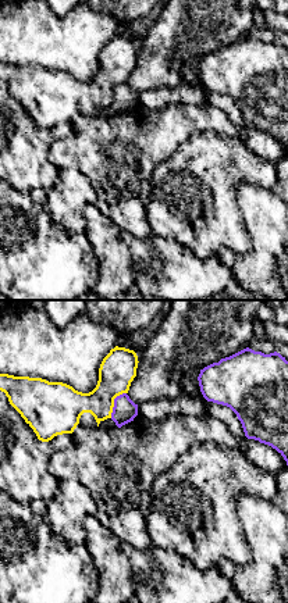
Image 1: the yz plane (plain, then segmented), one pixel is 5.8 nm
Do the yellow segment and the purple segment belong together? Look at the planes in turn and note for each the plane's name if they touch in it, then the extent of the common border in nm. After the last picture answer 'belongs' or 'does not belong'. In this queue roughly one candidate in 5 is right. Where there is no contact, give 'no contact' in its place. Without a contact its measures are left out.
yz | 180 nm

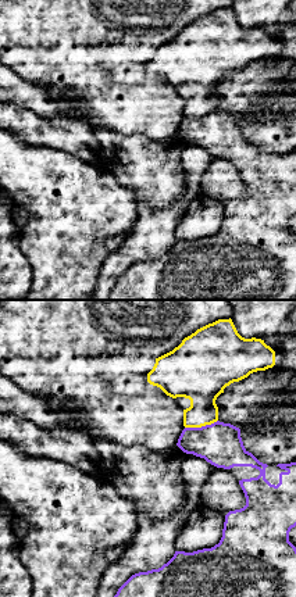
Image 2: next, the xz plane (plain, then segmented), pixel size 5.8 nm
xz | 200 nm

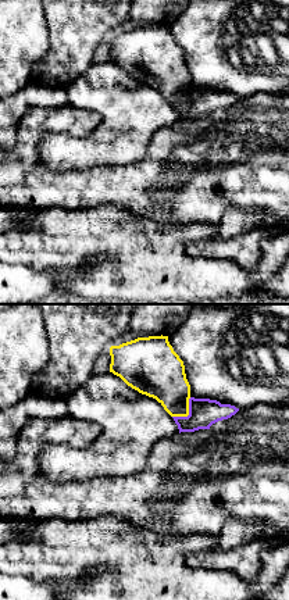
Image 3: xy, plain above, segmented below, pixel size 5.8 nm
xy | 160 nm

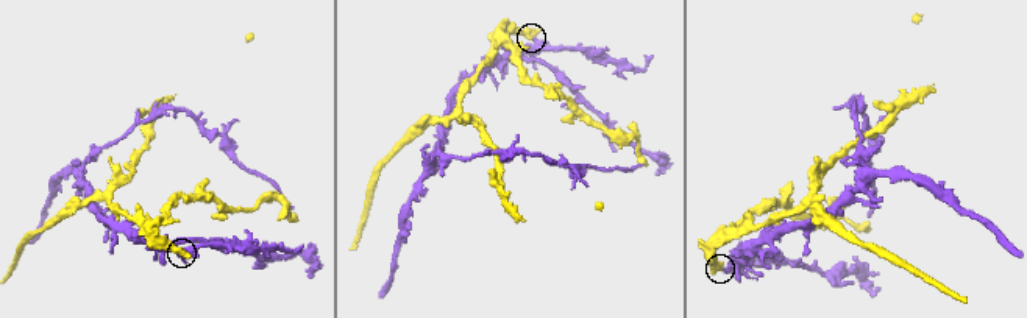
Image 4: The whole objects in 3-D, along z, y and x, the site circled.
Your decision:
does not belong

